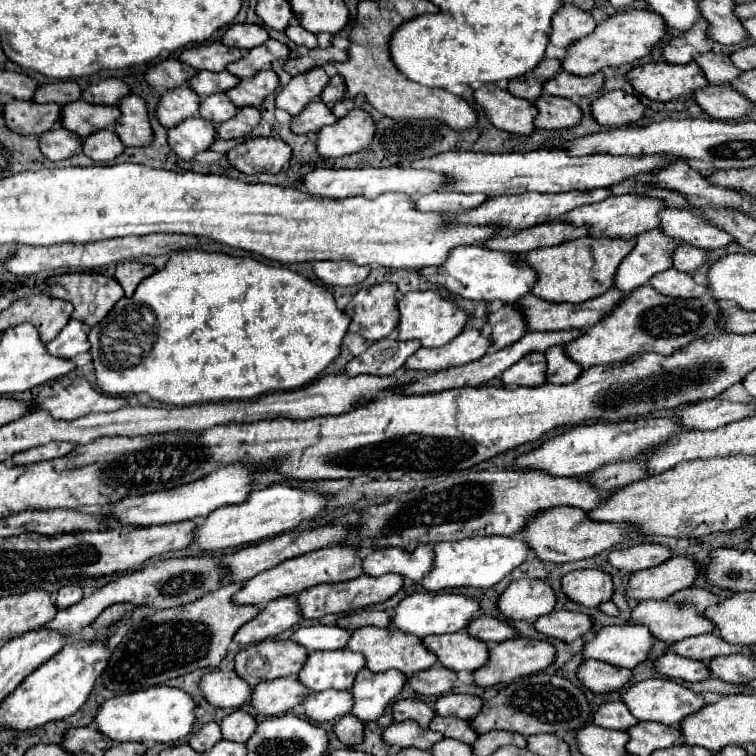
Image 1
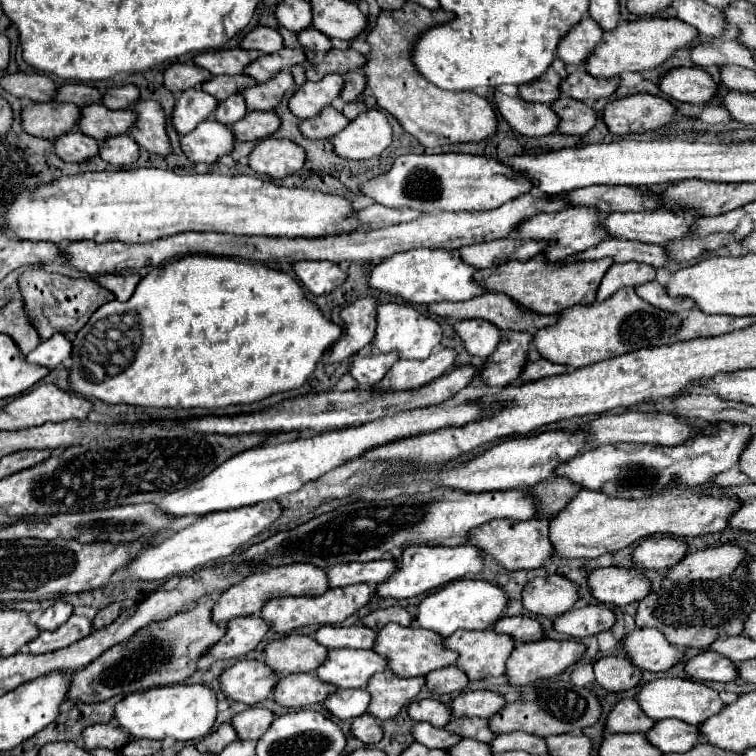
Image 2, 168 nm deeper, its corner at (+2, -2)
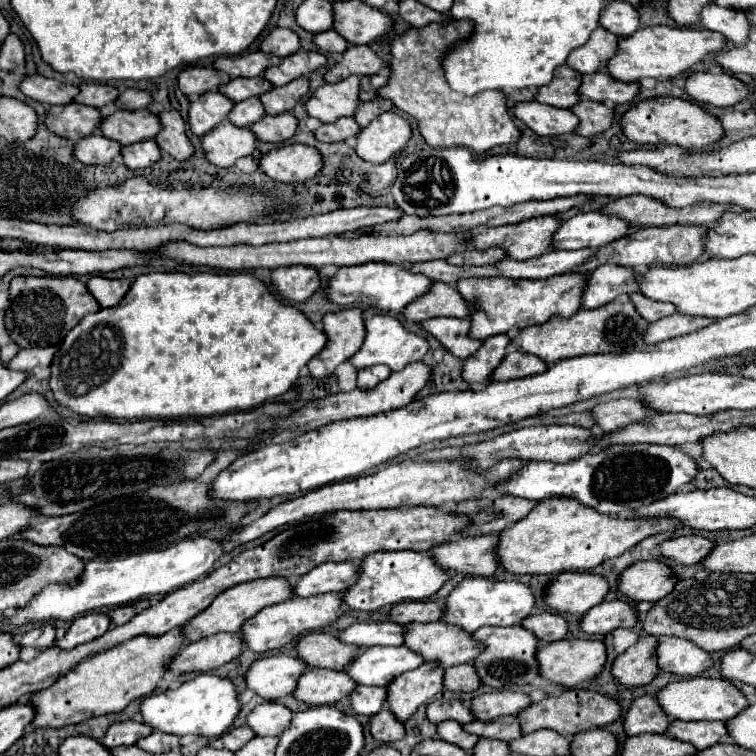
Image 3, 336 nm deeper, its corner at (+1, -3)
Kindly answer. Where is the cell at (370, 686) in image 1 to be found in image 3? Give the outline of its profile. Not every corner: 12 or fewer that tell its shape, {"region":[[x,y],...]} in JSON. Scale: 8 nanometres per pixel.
{"region":[[436,664],[404,672],[388,684],[386,704],[396,720],[442,690]]}

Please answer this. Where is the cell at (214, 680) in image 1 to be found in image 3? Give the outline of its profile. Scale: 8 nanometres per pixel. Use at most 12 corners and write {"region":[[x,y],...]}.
{"region":[[276,654],[254,660],[246,686],[264,700],[288,696],[306,664]]}

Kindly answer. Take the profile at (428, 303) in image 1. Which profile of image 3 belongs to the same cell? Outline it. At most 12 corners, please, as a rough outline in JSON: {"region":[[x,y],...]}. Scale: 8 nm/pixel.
{"region":[[388,314],[366,320],[356,368],[386,364],[394,372],[418,362],[428,340]]}

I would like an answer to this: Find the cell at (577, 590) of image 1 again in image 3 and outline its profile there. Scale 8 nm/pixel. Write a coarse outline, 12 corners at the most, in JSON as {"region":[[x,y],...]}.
{"region":[[636,562],[618,574],[630,602],[656,602],[676,584],[658,562]]}

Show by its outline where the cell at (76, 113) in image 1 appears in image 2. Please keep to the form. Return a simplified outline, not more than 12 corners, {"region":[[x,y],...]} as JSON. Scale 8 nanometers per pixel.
{"region":[[105,105],[81,109],[81,133],[123,135],[137,121],[133,109],[113,113]]}

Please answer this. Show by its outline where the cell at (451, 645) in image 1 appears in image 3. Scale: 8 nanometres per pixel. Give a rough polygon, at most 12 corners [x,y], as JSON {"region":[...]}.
{"region":[[522,626],[478,628],[482,684],[526,686],[538,678],[538,638]]}

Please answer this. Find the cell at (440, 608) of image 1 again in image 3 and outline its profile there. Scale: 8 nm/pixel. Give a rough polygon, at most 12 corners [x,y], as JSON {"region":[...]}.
{"region":[[466,576],[440,620],[474,632],[514,626],[534,596],[522,582]]}

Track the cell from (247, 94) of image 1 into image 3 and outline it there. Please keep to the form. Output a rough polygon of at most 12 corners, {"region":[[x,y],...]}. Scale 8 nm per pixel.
{"region":[[308,78],[258,96],[266,114],[282,114],[308,94]]}

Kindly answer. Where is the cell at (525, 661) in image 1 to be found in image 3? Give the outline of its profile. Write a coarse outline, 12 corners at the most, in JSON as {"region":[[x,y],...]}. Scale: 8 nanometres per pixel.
{"region":[[580,638],[540,644],[540,676],[574,688],[602,672],[606,648]]}

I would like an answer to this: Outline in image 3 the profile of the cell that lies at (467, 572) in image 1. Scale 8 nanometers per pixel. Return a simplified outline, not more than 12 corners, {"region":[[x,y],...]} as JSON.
{"region":[[374,552],[344,592],[374,612],[436,594],[450,572],[434,556]]}

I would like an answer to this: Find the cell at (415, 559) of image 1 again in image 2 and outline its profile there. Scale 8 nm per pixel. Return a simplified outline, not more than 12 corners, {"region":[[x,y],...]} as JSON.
{"region":[[395,561],[341,563],[327,569],[329,589],[377,585]]}

